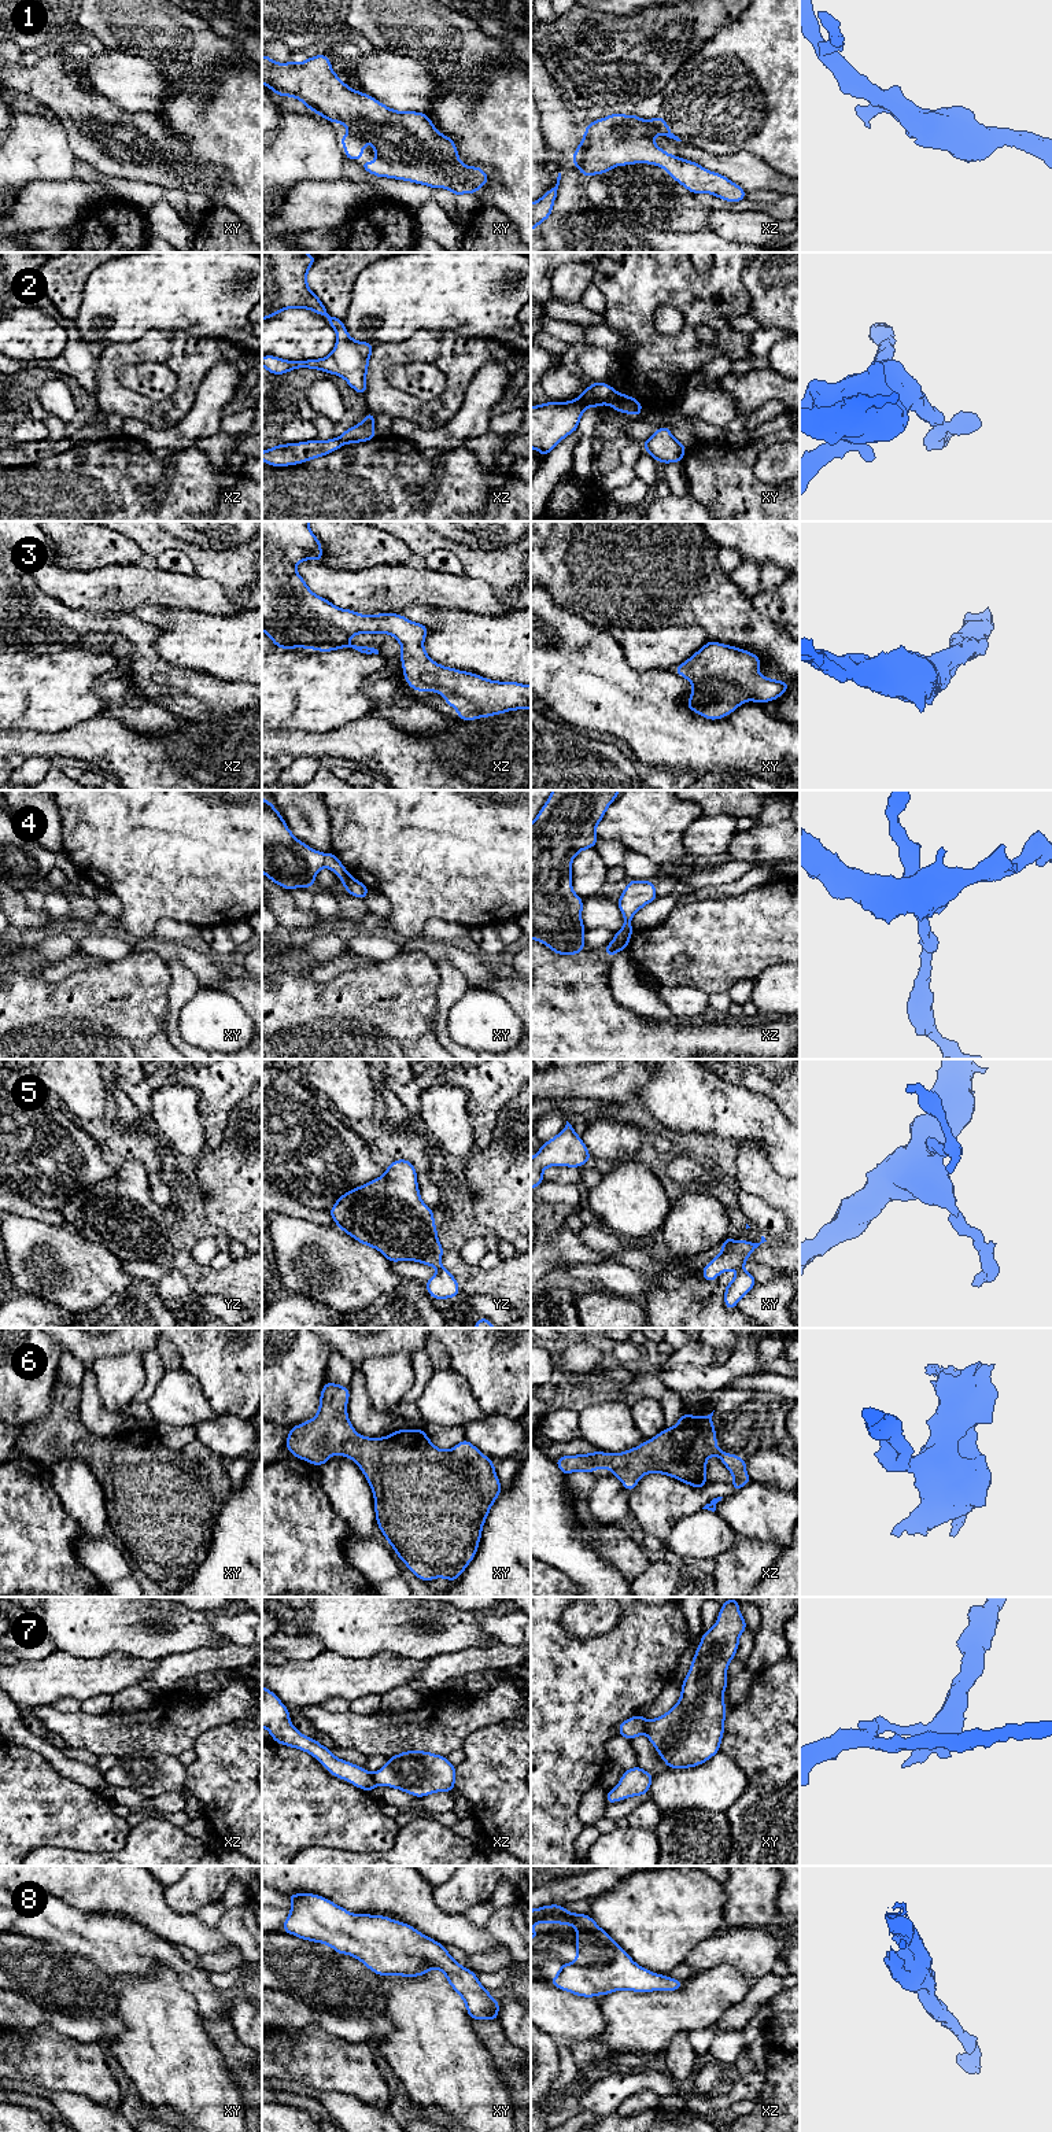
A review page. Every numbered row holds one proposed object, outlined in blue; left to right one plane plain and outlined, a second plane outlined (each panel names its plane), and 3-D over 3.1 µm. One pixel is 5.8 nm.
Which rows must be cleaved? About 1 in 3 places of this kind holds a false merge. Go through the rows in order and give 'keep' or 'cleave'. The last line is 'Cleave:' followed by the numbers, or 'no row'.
1: keep
2: cleave
3: keep
4: cleave
5: cleave
6: keep
7: cleave
8: keep
Cleave: 2, 4, 5, 7

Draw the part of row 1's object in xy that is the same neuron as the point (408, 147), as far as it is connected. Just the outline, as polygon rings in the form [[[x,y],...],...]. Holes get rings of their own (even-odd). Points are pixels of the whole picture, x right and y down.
[[[315,55],[302,63],[273,62],[272,56],[262,56],[262,84],[277,96],[299,99],[309,110],[324,117],[328,122],[343,123],[350,133],[343,134],[340,144],[346,148],[347,159],[363,156],[363,147],[370,143],[376,152],[374,162],[362,162],[359,166],[368,173],[387,178],[403,180],[432,187],[446,188],[455,196],[475,195],[488,181],[488,174],[479,166],[465,166],[458,158],[455,143],[435,129],[425,112],[396,111],[374,97],[346,85],[332,70],[331,59]]]

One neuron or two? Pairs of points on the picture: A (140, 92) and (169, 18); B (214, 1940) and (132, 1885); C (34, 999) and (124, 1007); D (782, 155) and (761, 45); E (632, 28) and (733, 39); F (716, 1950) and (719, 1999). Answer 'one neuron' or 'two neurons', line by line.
A: two neurons
B: one neuron
C: one neuron
D: one neuron
E: two neurons
F: two neurons

